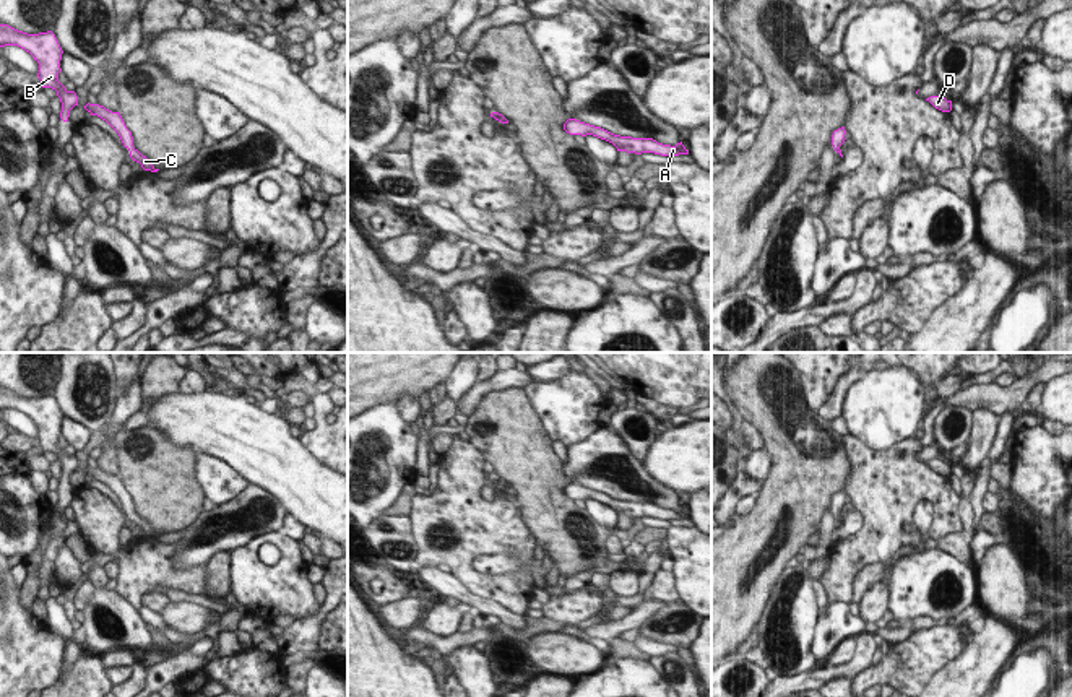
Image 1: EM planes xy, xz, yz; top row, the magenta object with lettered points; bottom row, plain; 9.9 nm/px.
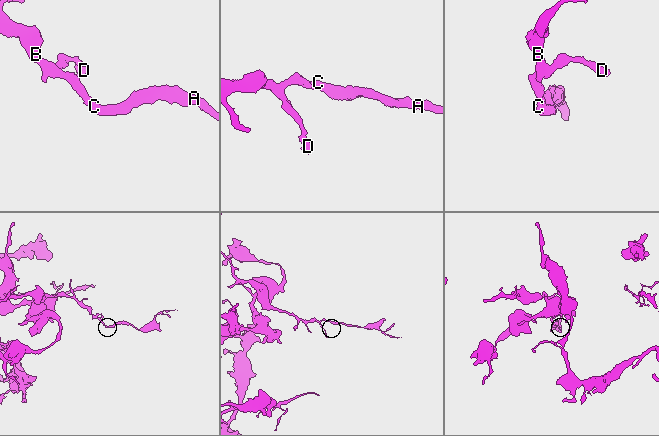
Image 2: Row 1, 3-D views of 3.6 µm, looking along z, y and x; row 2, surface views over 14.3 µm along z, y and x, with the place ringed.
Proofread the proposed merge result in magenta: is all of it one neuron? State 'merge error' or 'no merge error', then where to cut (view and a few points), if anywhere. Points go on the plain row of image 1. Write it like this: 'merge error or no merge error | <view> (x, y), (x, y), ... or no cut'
no merge error | no cut

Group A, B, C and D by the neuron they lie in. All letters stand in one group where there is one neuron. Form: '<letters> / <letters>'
A B C D

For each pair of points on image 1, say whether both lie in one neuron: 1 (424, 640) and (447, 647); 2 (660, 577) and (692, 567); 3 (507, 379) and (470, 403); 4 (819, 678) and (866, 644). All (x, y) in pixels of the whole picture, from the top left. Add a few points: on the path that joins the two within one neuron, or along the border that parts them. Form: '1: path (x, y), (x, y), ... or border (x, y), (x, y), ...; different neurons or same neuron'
1: path (429, 640), (442, 644); same neuron
2: border (671, 571), (679, 598); different neurons
3: path (497, 382), (486, 385), (478, 393); same neuron
4: path (832, 673), (848, 670), (861, 657); same neuron

